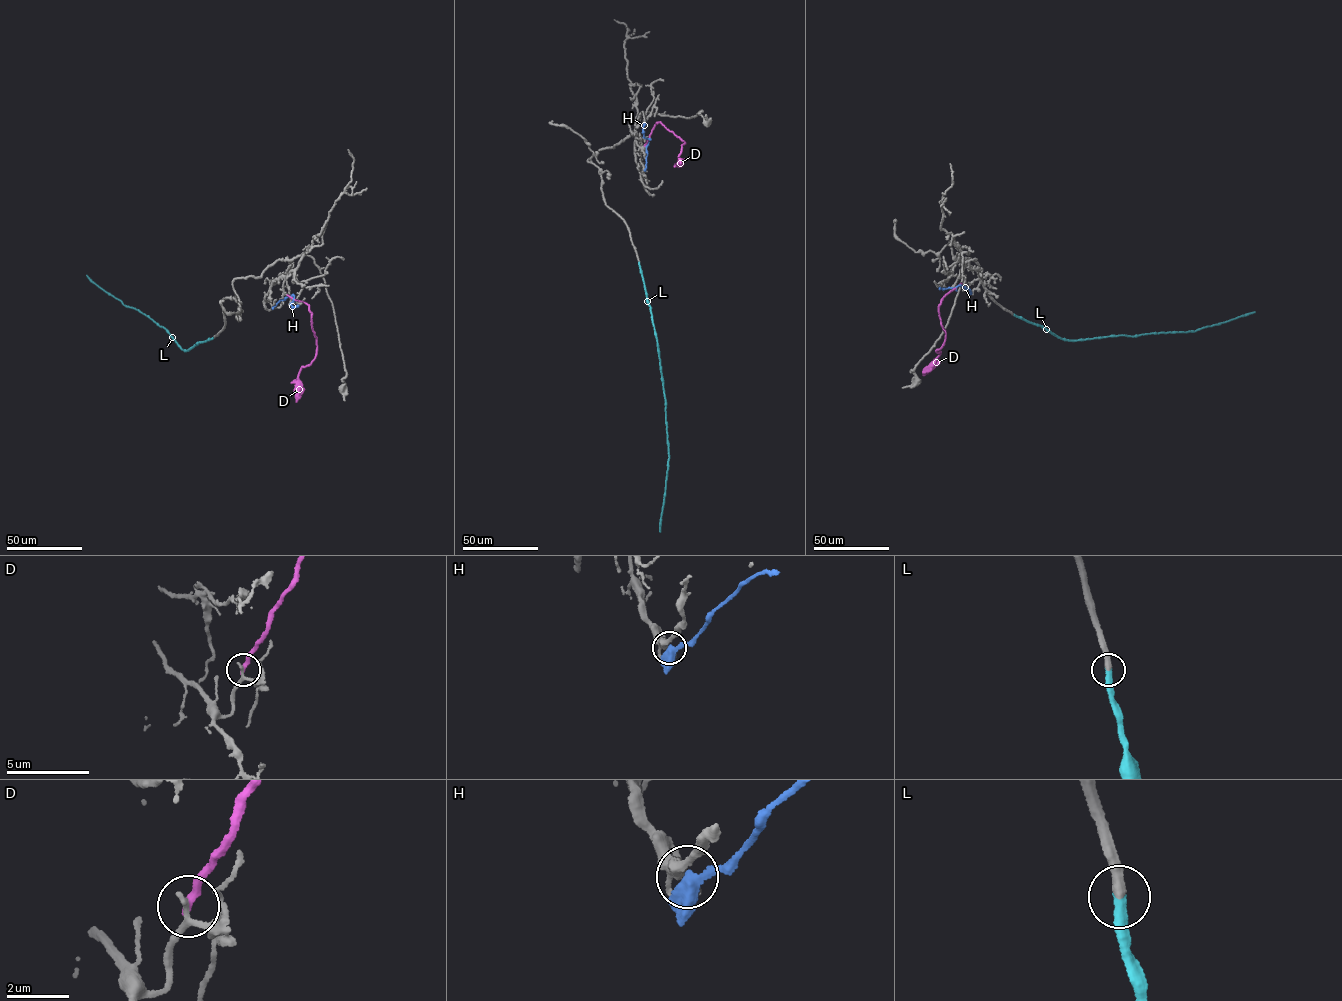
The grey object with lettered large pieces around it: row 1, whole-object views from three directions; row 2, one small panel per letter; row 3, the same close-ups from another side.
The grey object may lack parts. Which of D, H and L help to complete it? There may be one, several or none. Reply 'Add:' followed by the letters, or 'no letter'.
Add: L

